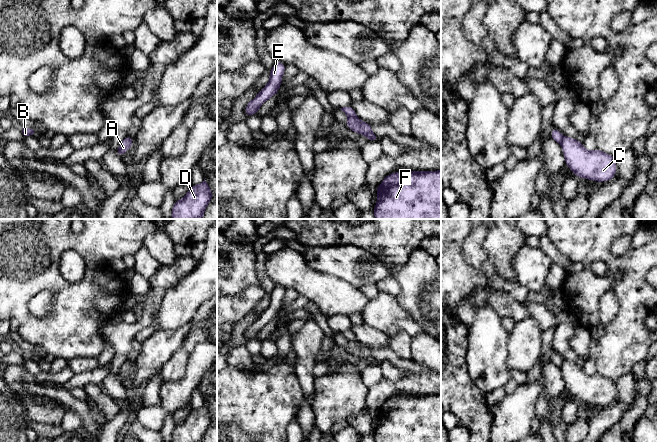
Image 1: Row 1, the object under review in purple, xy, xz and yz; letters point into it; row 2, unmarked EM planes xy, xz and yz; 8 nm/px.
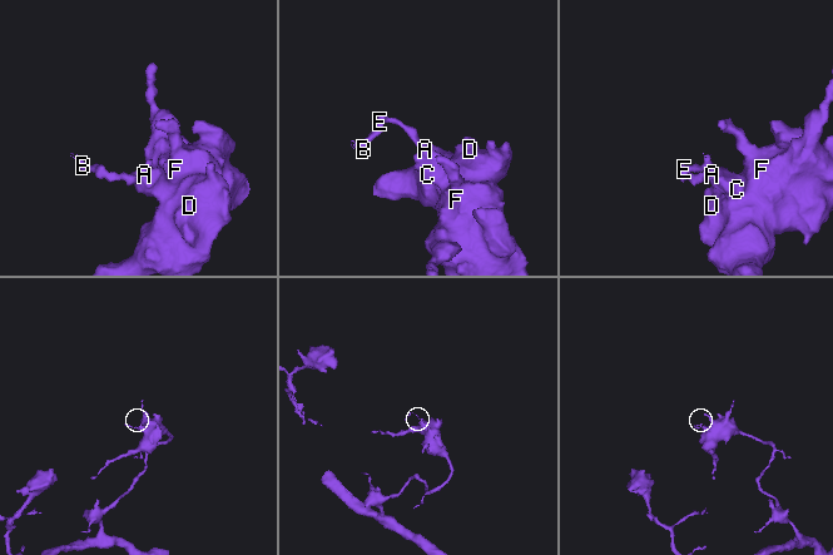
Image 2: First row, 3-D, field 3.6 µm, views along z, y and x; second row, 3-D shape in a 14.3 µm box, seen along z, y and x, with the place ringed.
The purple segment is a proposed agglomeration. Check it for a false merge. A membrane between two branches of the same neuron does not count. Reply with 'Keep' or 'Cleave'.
Cleave

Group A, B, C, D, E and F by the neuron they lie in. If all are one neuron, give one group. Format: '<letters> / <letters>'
A C D F / B E

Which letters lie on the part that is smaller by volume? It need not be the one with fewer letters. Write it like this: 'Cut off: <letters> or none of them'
Cut off: B, E

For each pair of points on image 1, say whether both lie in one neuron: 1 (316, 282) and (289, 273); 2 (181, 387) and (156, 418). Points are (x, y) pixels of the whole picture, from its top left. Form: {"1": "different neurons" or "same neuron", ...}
{"1": "same neuron", "2": "same neuron"}

